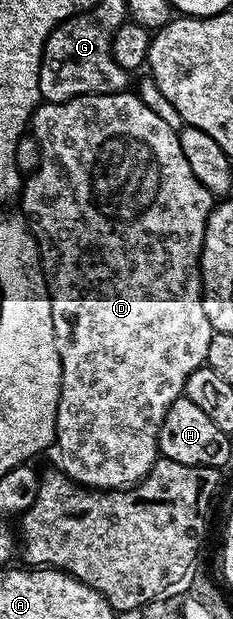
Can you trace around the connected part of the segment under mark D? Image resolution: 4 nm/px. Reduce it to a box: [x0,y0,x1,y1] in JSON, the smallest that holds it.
[21,90,213,490]

